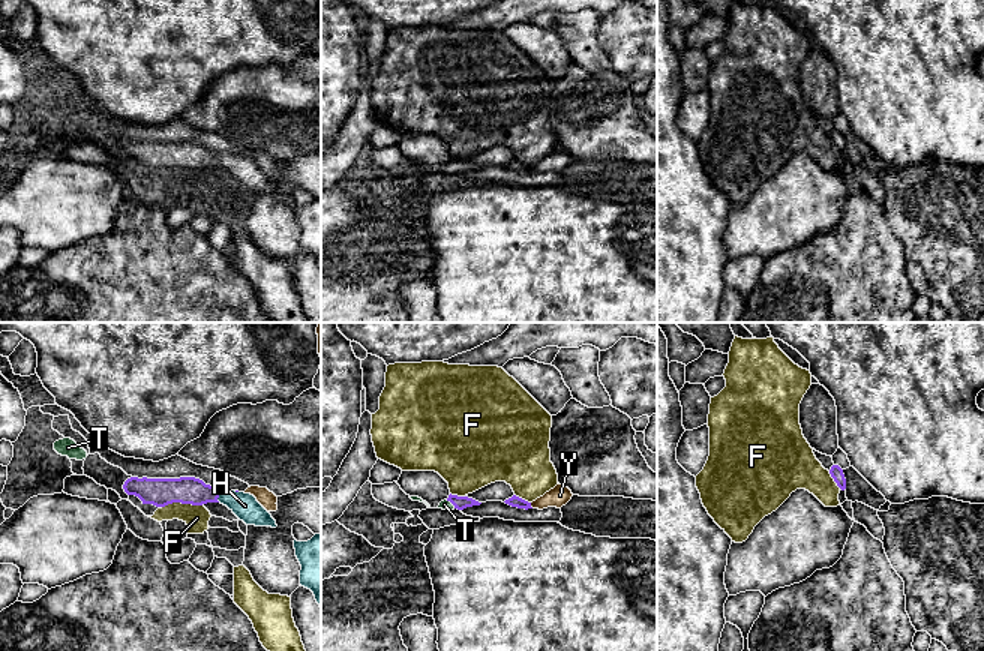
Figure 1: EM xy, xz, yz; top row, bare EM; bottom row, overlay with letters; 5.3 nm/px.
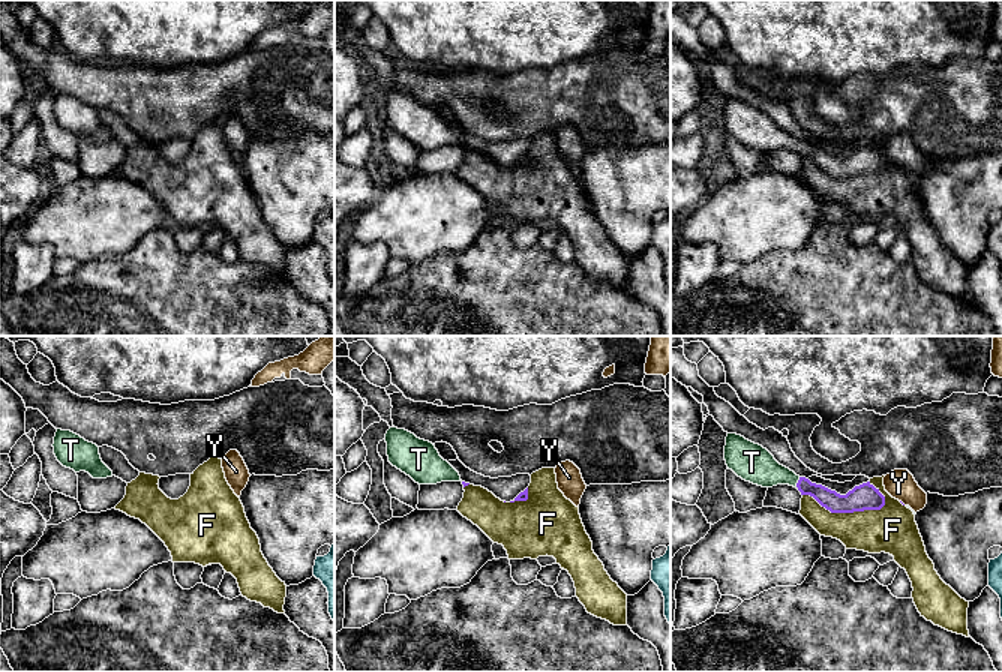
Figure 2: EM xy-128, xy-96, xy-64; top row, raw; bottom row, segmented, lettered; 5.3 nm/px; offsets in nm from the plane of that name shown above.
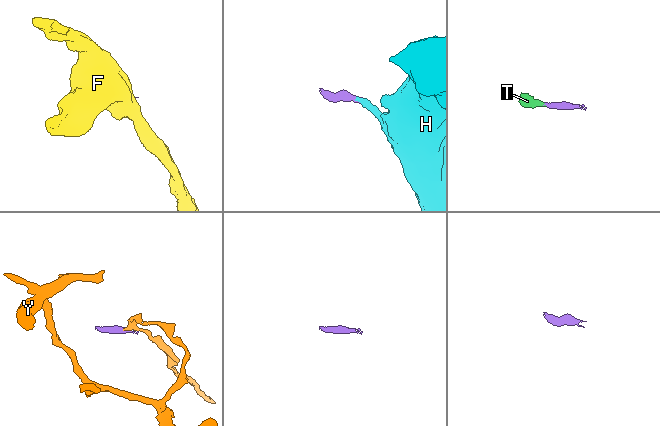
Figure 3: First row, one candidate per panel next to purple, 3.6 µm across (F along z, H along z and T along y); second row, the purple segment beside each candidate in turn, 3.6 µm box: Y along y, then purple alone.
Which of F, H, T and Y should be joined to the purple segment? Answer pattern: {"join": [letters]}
{"join": ["H", "T"]}

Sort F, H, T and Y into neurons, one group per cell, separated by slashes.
F / H T / Y

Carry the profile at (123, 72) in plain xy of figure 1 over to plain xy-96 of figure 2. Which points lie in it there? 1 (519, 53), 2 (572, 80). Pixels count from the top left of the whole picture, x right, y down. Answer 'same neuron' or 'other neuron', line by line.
1: same neuron
2: other neuron

